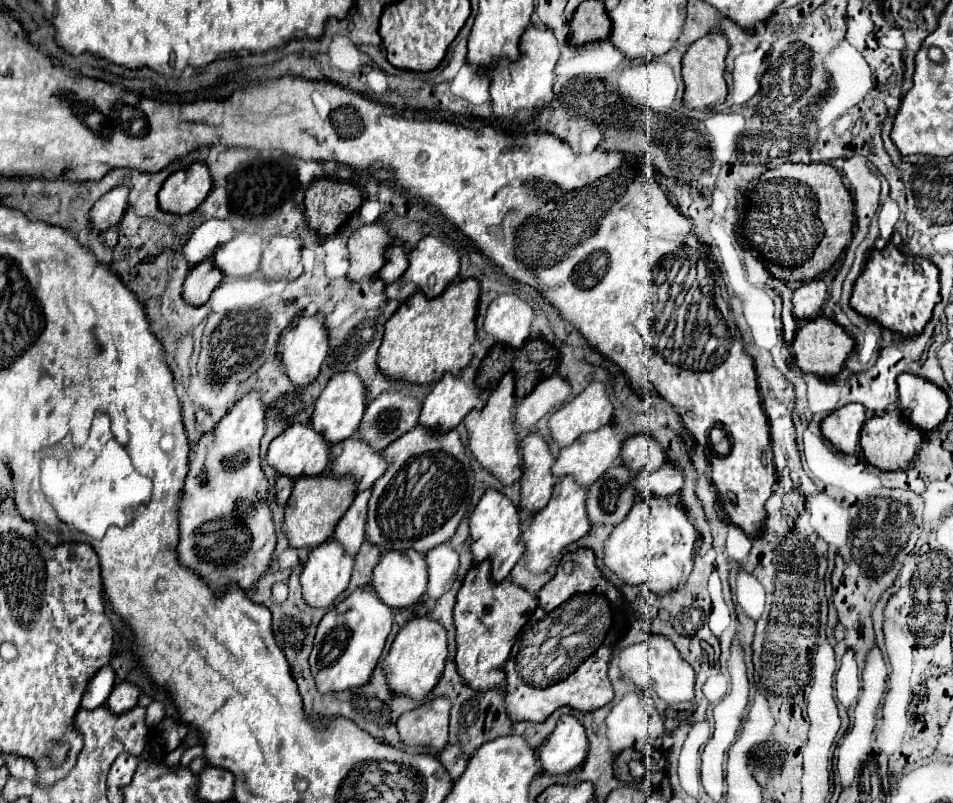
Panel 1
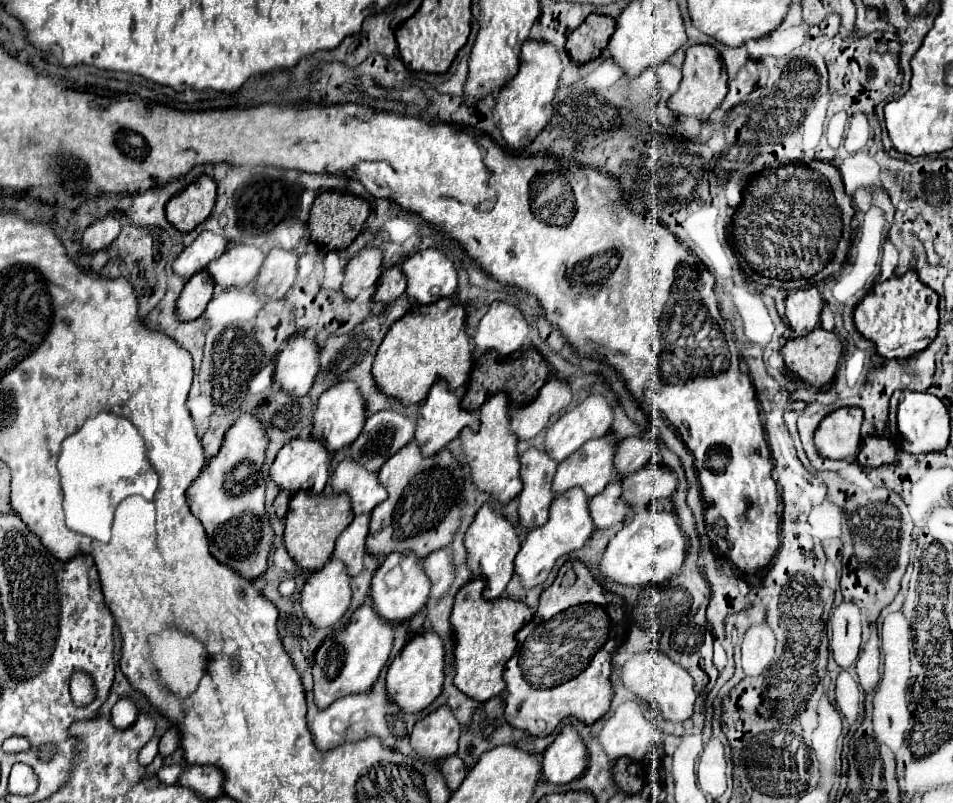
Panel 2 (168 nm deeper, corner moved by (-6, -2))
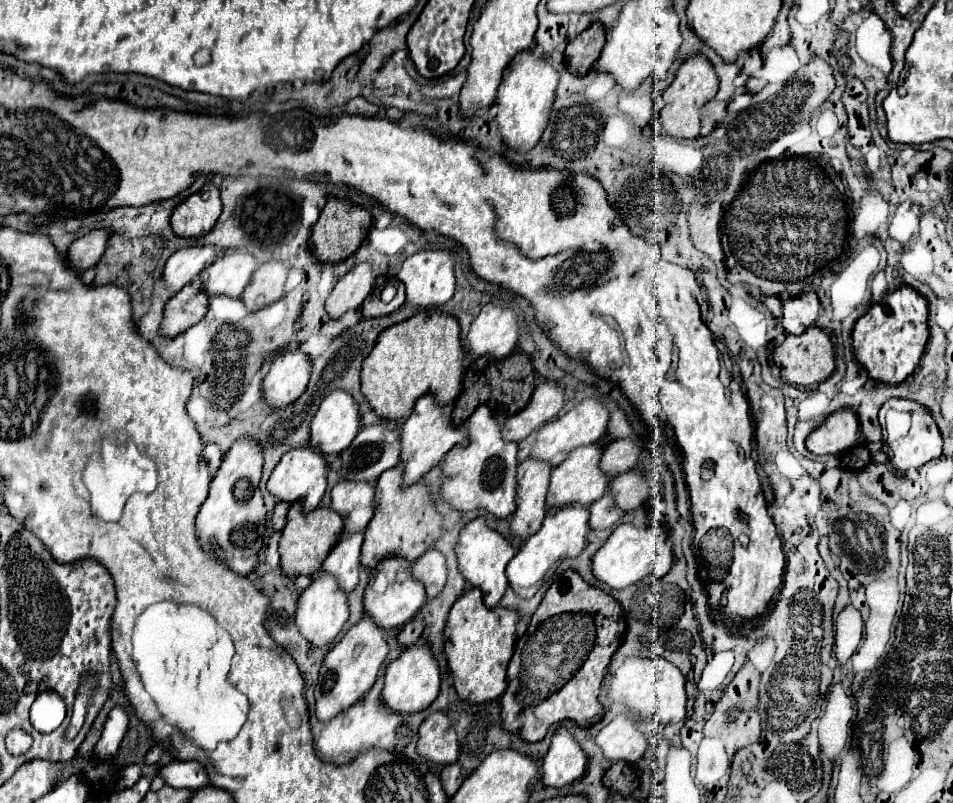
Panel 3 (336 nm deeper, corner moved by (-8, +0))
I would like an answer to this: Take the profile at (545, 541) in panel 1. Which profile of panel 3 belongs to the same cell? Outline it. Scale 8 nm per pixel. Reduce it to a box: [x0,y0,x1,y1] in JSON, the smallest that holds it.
[506,504,590,598]

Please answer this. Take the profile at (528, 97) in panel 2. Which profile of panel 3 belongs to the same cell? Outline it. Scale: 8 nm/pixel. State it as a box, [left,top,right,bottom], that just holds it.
[496,50,560,152]

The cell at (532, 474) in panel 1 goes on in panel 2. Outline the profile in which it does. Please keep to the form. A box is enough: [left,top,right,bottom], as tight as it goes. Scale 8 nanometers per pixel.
[520,448,556,528]

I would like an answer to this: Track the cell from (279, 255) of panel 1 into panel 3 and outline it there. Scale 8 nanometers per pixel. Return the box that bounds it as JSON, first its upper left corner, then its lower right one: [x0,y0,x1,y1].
[242,260,288,310]

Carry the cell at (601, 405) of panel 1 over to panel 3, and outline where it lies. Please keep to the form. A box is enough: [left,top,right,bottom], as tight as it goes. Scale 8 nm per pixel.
[532,398,610,466]

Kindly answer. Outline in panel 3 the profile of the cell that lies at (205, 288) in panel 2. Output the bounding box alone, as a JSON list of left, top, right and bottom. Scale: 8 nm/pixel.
[160,282,208,336]

